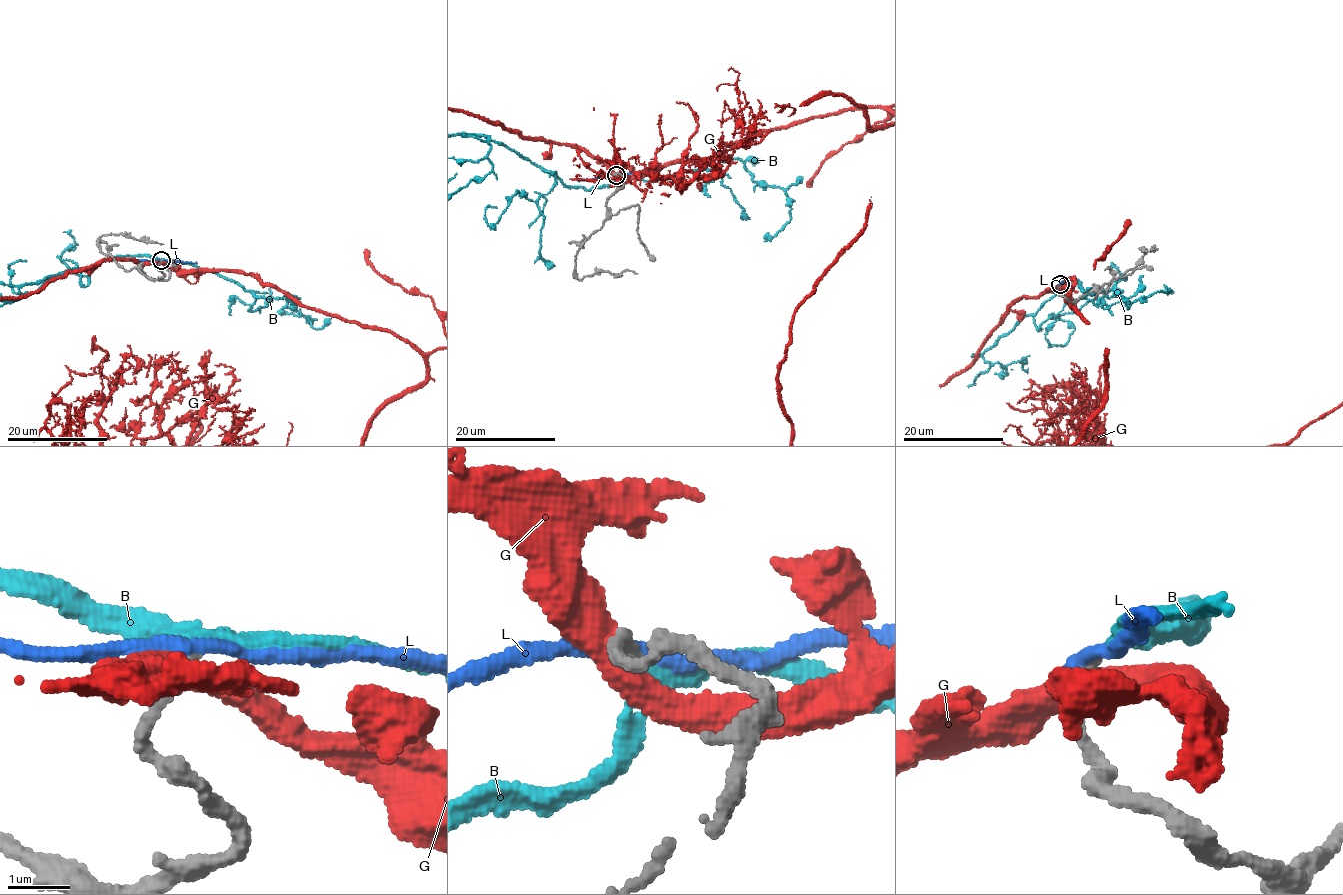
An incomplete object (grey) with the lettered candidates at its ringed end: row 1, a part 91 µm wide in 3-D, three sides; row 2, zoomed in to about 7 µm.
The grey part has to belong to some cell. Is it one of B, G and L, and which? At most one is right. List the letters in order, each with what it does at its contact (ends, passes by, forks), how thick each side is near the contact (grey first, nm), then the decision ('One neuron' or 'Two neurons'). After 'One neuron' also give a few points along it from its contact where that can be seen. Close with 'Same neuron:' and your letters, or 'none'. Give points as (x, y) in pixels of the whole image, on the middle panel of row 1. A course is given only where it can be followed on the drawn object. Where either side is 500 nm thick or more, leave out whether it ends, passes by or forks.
B: It passes by. Thickness 200 nm (grey) against 200 nm. One neuron
G: It passes by. Thickness 240 nm (grey) against 480 nm. Two neurons
L: It passes by. Thickness 240 nm (grey) against 200 nm. Two neurons
Same neuron: B

